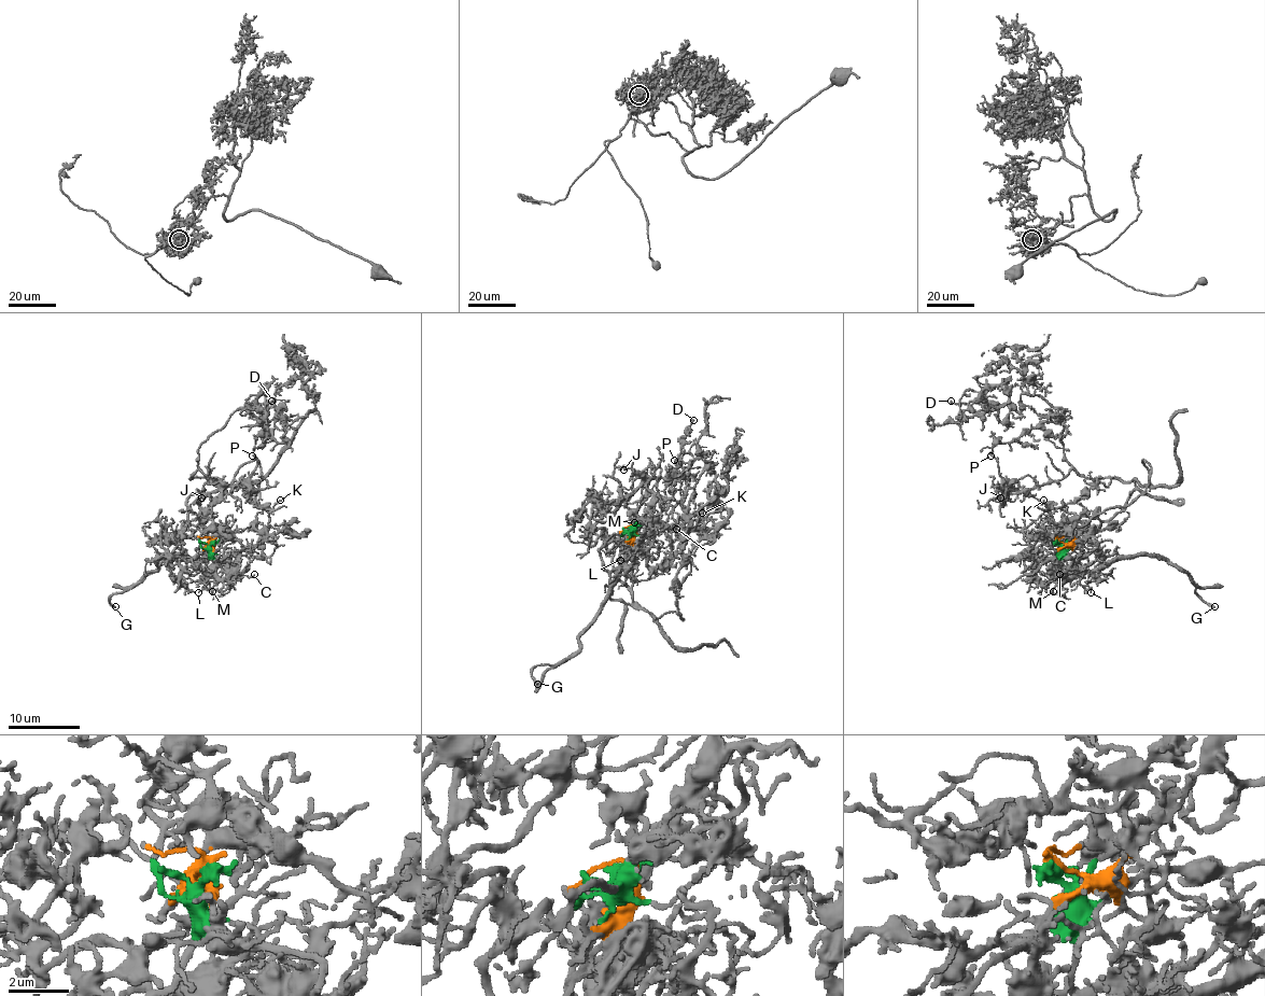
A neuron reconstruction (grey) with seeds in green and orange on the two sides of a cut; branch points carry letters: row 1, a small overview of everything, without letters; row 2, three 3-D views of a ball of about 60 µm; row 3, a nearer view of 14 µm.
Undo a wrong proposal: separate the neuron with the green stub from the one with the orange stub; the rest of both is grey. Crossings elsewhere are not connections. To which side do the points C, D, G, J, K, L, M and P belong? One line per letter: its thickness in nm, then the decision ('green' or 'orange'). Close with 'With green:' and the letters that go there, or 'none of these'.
C: 120 nm | green
D: 150 nm | orange
G: 220 nm | green
J: 110 nm | orange
K: 160 nm | orange
L: 90 nm | green
M: 140 nm | green
P: 150 nm | orange
With green: C, G, L, M

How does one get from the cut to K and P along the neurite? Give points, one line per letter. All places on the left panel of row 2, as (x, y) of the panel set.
K: (212, 541), (198, 517), (188, 521), (187, 500), (210, 478), (241, 484), (257, 506), (271, 508), (280, 500)
P: (212, 541), (187, 500), (210, 481), (191, 478), (199, 468), (234, 487), (252, 454)

